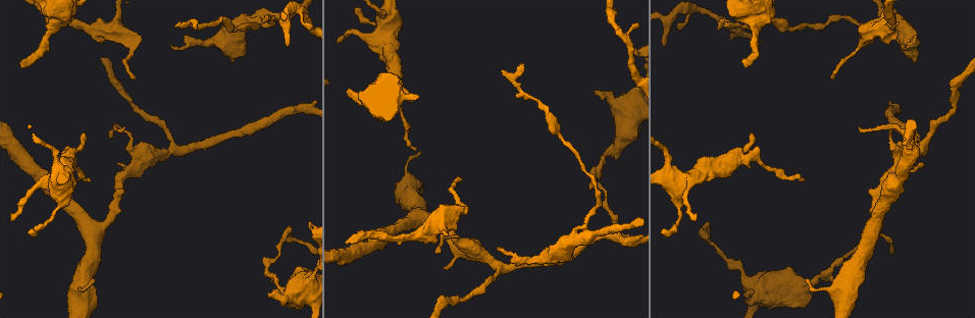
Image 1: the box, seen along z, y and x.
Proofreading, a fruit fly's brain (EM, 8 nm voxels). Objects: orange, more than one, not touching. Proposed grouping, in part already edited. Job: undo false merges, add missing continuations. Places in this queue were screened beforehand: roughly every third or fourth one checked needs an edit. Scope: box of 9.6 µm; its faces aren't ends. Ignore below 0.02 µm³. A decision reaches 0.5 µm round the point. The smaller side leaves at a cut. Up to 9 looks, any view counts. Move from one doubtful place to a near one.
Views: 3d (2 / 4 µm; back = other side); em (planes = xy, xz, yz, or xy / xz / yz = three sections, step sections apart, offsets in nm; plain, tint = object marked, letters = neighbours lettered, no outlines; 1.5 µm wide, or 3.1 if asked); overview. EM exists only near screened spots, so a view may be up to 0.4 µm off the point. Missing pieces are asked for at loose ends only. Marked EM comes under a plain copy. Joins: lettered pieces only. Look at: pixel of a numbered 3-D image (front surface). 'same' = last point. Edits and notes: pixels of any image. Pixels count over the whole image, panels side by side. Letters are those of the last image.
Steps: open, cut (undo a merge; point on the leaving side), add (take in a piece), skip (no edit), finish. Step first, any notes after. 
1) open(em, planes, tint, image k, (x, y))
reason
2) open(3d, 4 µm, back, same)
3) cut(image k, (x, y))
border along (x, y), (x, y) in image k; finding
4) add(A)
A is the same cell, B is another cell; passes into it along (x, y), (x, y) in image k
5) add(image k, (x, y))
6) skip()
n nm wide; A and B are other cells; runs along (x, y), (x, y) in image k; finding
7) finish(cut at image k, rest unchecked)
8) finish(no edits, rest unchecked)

open(3d, 4 µm, image 1, (745, 67))
free end

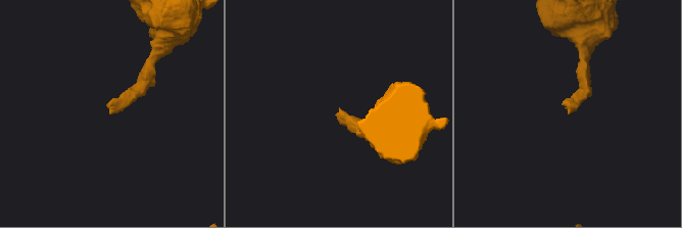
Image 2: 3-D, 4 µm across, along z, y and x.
open(em, planes, letters, image 2, (339, 113))

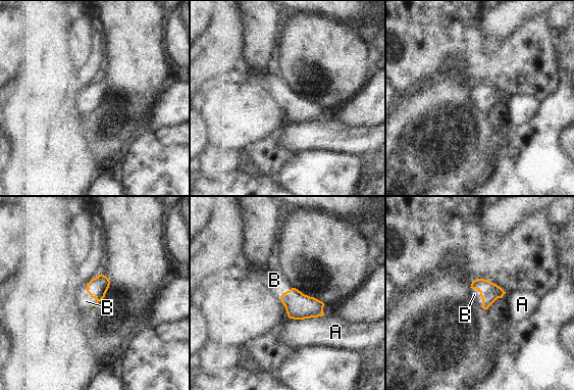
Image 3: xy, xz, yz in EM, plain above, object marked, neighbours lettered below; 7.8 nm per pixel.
add(B)
B is the same cell, A is another cell; passes into it along (97, 287), (91, 296), (86, 301) in image 3; the neuron continues

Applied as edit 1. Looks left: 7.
open(em, planes, letters, image 1, (679, 211))
thick turns thin

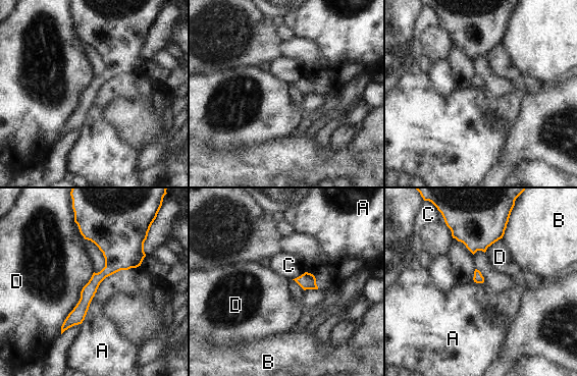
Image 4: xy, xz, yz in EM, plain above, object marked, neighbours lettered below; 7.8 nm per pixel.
skip()
A, B, C and D are other cells; all the same neuron

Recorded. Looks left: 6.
open(em, xy, step 8, letters, image 1, (90, 181))
thin end

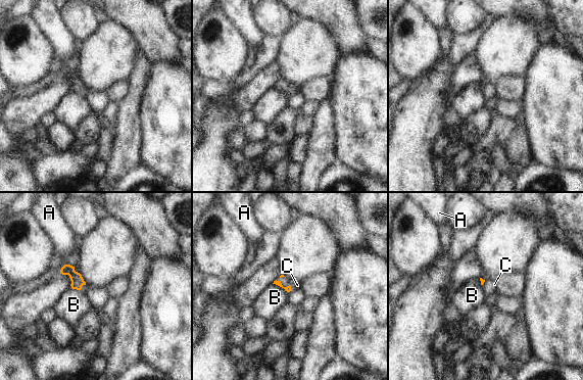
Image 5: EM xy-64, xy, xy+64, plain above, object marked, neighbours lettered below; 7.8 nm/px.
open(em, planes, letters, same)

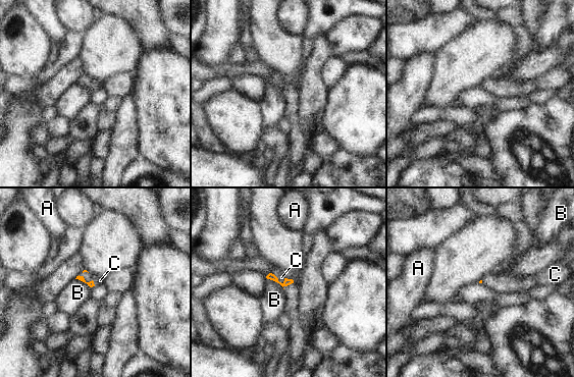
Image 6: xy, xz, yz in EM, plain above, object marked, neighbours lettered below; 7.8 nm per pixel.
add(C)
C is the same cell, A and B are other cells; passes into it along (91, 283), (88, 282), (88, 277) in image 6; the neuron continues

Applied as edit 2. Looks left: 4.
open(overview)
see it whole again

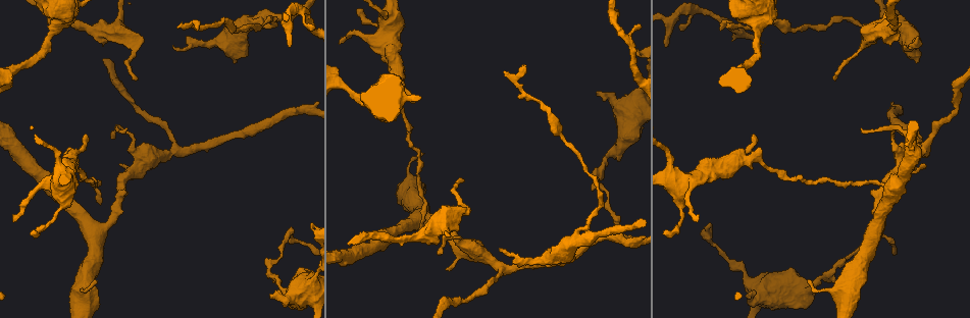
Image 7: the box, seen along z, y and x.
open(em, xy, step 4, tint, image 7, (807, 281))
tapers out

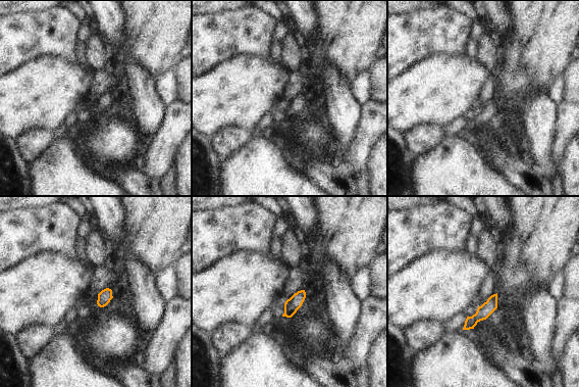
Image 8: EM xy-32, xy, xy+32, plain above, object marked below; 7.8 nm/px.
open(em, yz, step 4, letters, same)
cut it another way

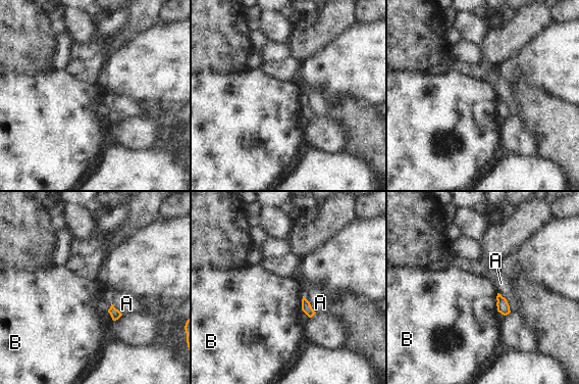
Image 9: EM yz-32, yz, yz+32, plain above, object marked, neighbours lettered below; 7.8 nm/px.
skip()
A and B are other cells; no lettered piece goes on from it

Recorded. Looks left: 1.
finish(add at image 3, add at image 6, rest unchecked)

